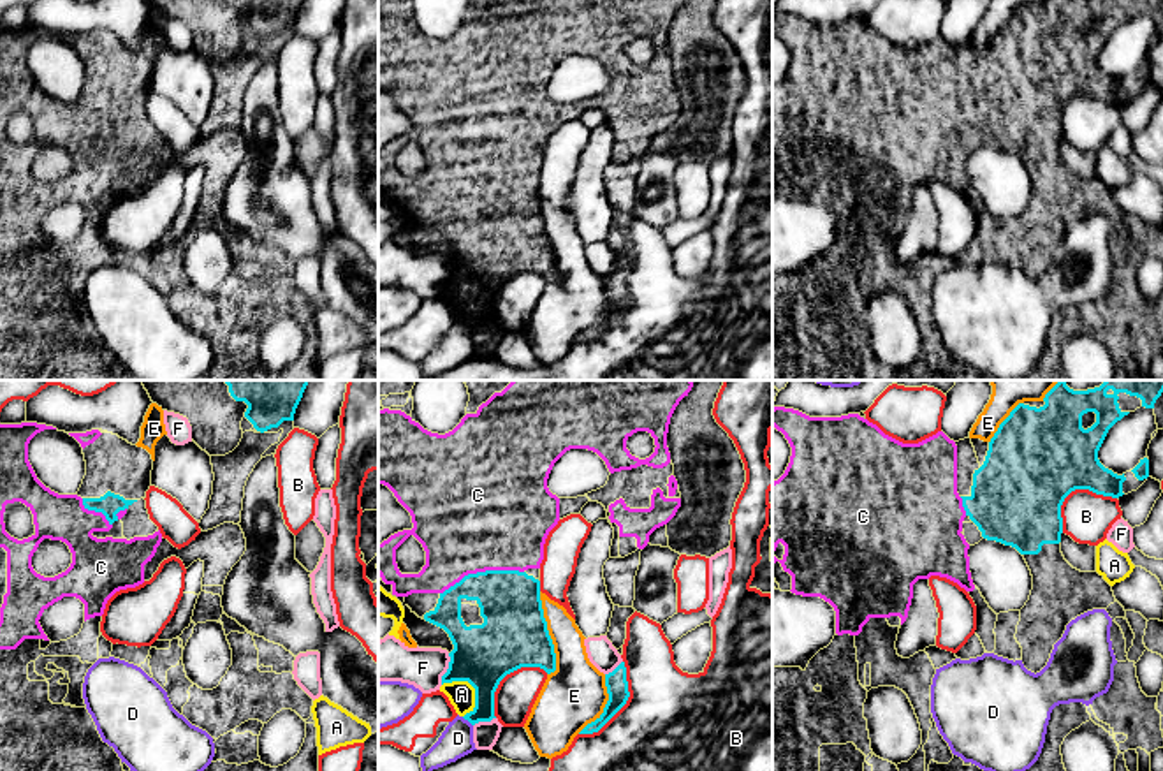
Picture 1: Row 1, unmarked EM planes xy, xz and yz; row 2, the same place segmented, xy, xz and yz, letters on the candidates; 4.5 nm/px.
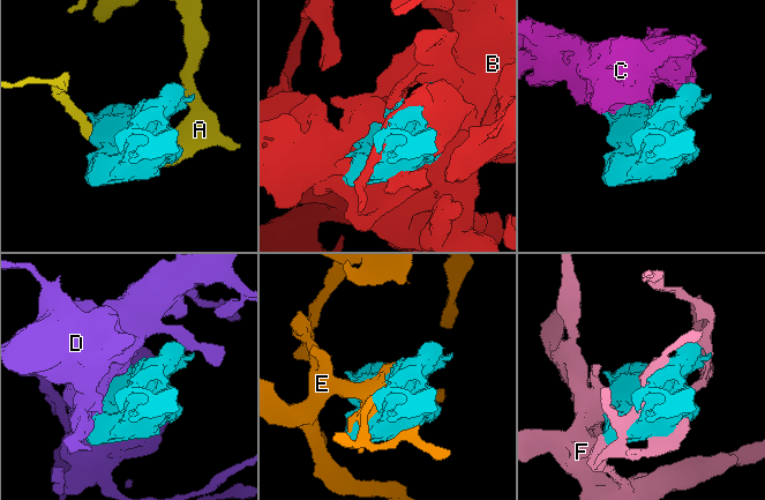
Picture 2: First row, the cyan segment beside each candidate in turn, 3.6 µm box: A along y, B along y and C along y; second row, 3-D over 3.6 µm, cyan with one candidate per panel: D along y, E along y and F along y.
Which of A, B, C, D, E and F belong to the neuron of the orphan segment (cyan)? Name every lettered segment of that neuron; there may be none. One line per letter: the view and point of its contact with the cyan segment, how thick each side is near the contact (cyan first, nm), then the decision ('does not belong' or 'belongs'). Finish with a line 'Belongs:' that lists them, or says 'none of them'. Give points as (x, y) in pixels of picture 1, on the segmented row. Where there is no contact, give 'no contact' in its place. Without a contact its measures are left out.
A: meets cyan in xz at (468, 682); 280 nm thick on the cyan side, 120 nm on the other; does not belong
B: meets cyan in xz at (623, 704); 100 nm thick on the cyan side, 460 nm on the other; does not belong
C: meets cyan in xz at (481, 572); 280 nm thick on the cyan side, 480 nm on the other; belongs
D: meets cyan in xz at (467, 719); 190 nm thick on the cyan side, 150 nm on the other; does not belong
E: meets cyan in xz at (548, 634); 300 nm thick on the cyan side, 220 nm on the other; does not belong
F: meets cyan in xz at (447, 669); 280 nm thick on the cyan side, 190 nm on the other; does not belong
Belongs: C

